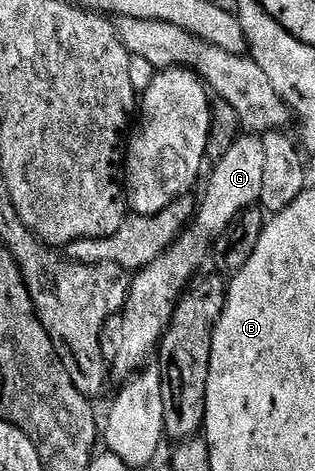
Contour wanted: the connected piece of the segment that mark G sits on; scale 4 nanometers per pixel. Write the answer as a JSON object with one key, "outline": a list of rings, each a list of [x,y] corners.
{"outline":[[[239,136],[236,144],[224,152],[222,159],[213,163],[214,171],[206,182],[206,195],[202,202],[200,198],[197,203],[194,221],[189,229],[166,253],[133,275],[122,313],[102,329],[102,353],[113,377],[115,374],[121,380],[129,380],[149,363],[146,361],[161,343],[179,298],[201,271],[198,269],[208,262],[217,238],[225,234],[245,210],[259,205],[260,191],[264,185],[265,158],[261,137]]]}

